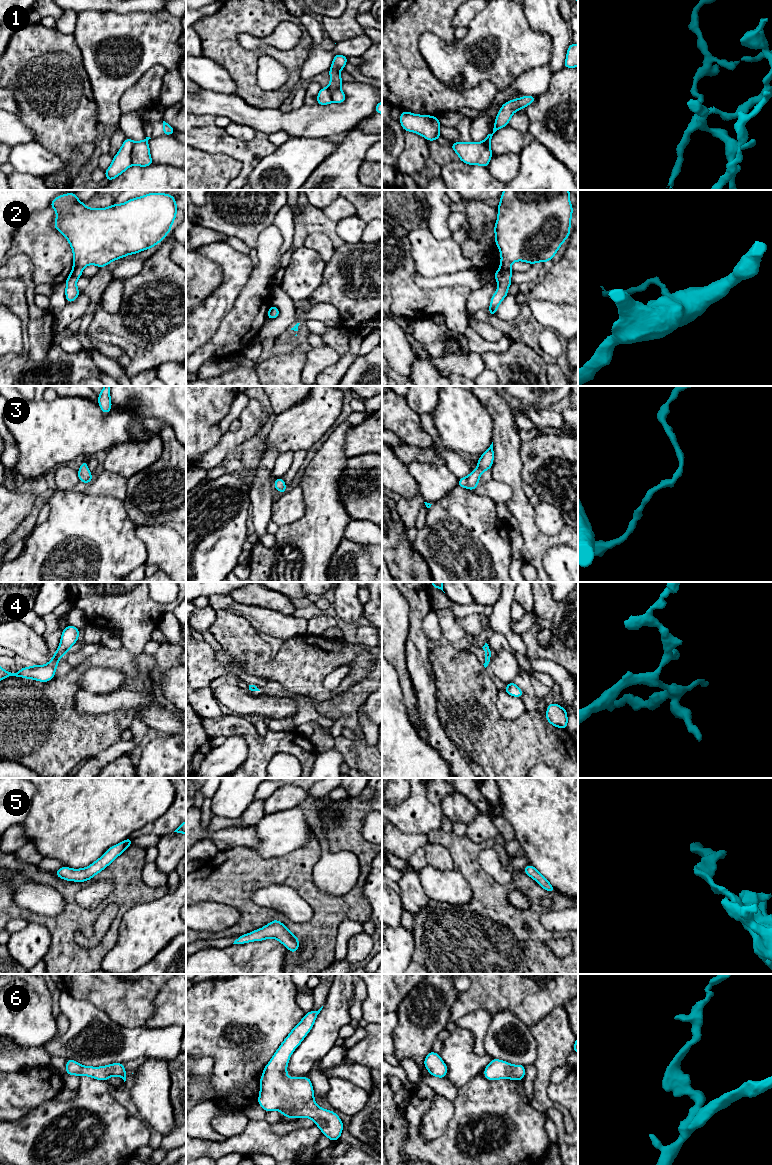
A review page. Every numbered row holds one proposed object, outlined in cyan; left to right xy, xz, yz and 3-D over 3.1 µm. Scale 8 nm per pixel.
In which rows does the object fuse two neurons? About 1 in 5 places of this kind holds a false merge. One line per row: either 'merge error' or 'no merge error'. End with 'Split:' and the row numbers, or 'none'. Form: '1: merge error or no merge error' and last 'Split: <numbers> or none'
1: merge error
2: no merge error
3: no merge error
4: no merge error
5: no merge error
6: no merge error
Split: 1

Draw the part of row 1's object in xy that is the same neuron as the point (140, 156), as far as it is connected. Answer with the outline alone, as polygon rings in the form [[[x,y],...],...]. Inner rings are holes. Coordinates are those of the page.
[[[146,137],[144,140],[135,142],[131,154],[132,165],[147,167],[153,164],[153,160],[150,156],[150,148],[148,146],[149,139],[151,138]]]

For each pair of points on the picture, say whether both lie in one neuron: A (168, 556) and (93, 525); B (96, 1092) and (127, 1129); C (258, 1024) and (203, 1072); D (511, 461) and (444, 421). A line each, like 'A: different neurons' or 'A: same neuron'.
A: different neurons
B: same neuron
C: different neurons
D: different neurons

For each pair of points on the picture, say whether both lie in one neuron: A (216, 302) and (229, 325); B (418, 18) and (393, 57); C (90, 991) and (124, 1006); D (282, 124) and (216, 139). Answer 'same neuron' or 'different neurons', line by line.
A: different neurons
B: same neuron
C: same neuron
D: different neurons

